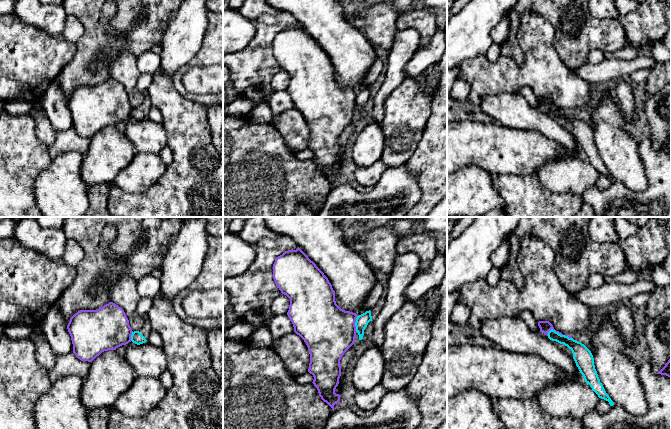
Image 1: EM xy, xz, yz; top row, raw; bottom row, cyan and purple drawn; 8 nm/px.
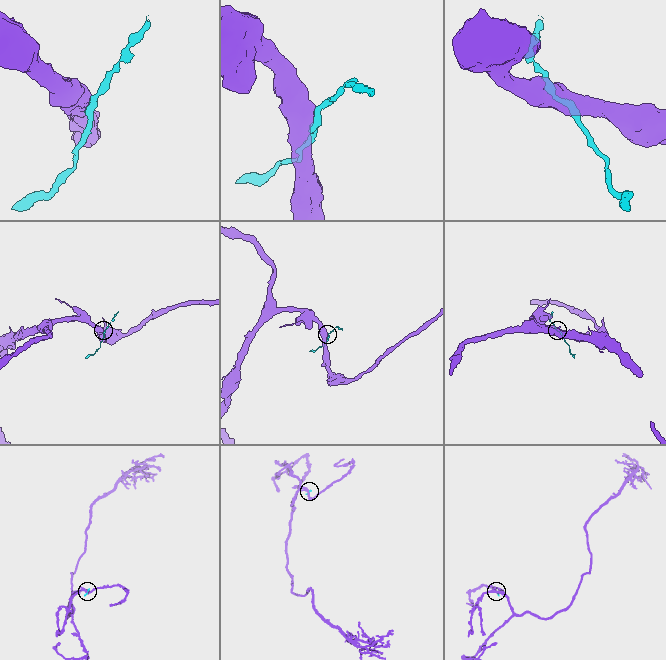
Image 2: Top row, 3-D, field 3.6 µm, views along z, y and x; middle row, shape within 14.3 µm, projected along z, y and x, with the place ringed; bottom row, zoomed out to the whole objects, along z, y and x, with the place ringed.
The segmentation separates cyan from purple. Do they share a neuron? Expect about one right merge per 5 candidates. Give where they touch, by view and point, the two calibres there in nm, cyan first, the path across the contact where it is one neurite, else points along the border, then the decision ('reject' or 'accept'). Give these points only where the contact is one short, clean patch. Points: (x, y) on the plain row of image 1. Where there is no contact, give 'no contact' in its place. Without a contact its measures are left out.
contact yz (554, 106); calibres 120 and 100 nm; border yz (547, 108), (554, 105), (562, 111); reject

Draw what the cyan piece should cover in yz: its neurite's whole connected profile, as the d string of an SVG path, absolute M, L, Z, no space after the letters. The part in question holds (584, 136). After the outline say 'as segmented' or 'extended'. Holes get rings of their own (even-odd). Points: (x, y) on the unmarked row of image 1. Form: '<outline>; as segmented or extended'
M553 105L548 108L547 112L550 116L564 120L572 127L573 135L580 149L583 151L585 158L590 161L599 174L608 177L610 182L613 182L614 178L606 169L602 159L600 158L591 127L581 118L569 114L568 112L561 111Z; as segmented

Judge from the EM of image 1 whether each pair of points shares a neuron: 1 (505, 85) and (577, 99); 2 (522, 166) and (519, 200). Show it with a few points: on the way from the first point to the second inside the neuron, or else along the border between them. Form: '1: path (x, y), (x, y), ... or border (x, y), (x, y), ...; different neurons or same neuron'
1: path (523, 79), (554, 79), (559, 84); same neuron
2: border (534, 173), (497, 174); different neurons

